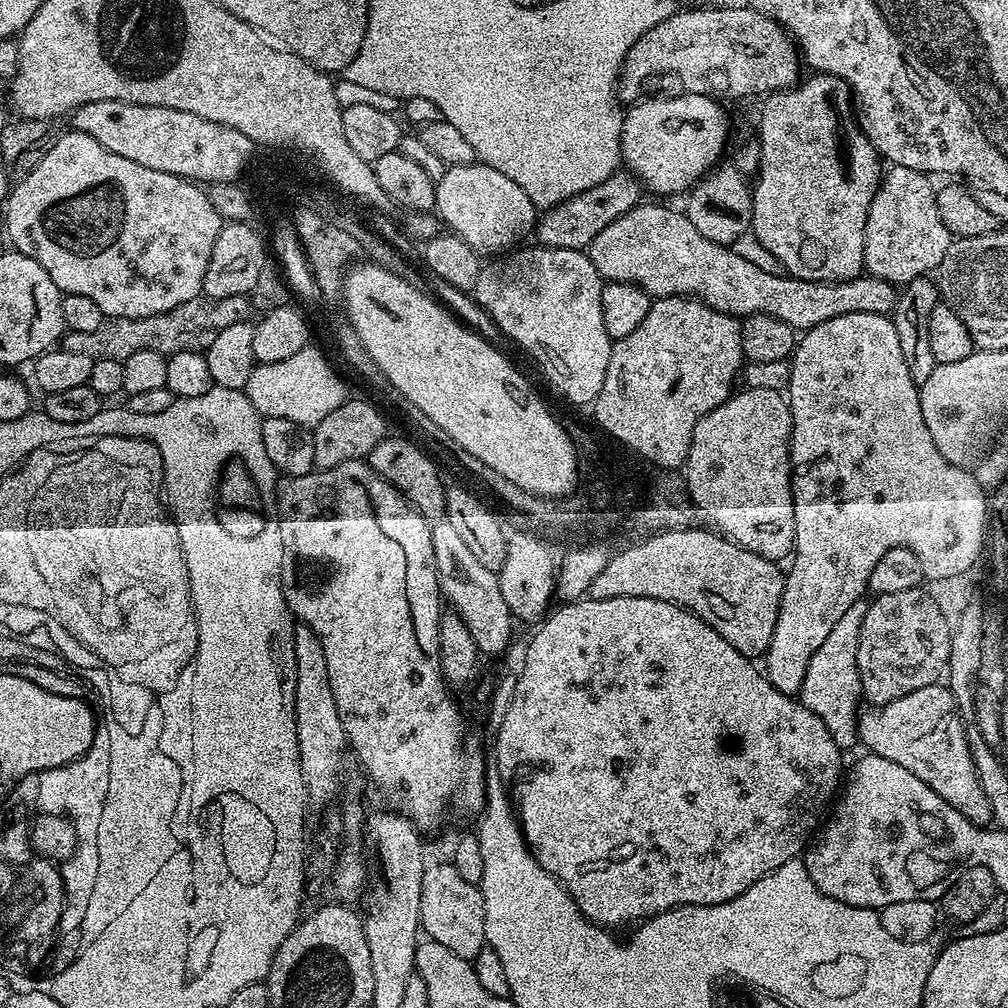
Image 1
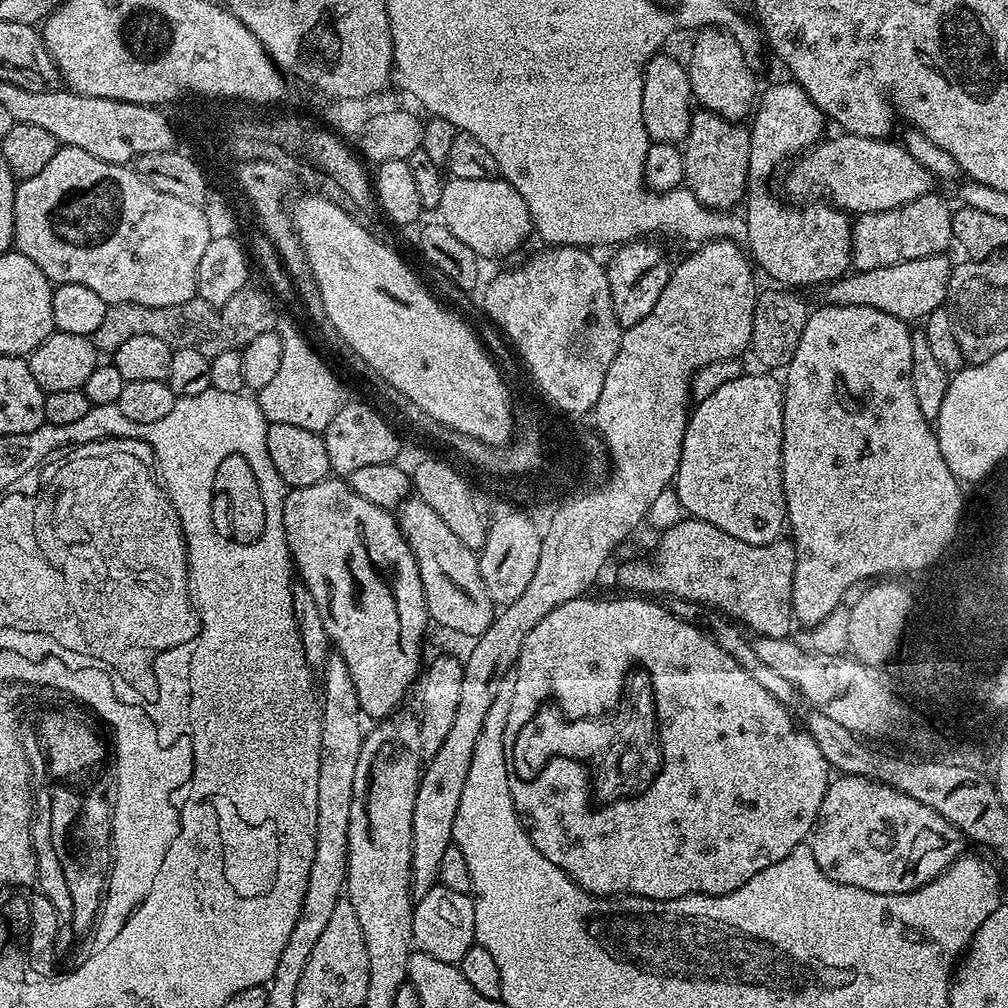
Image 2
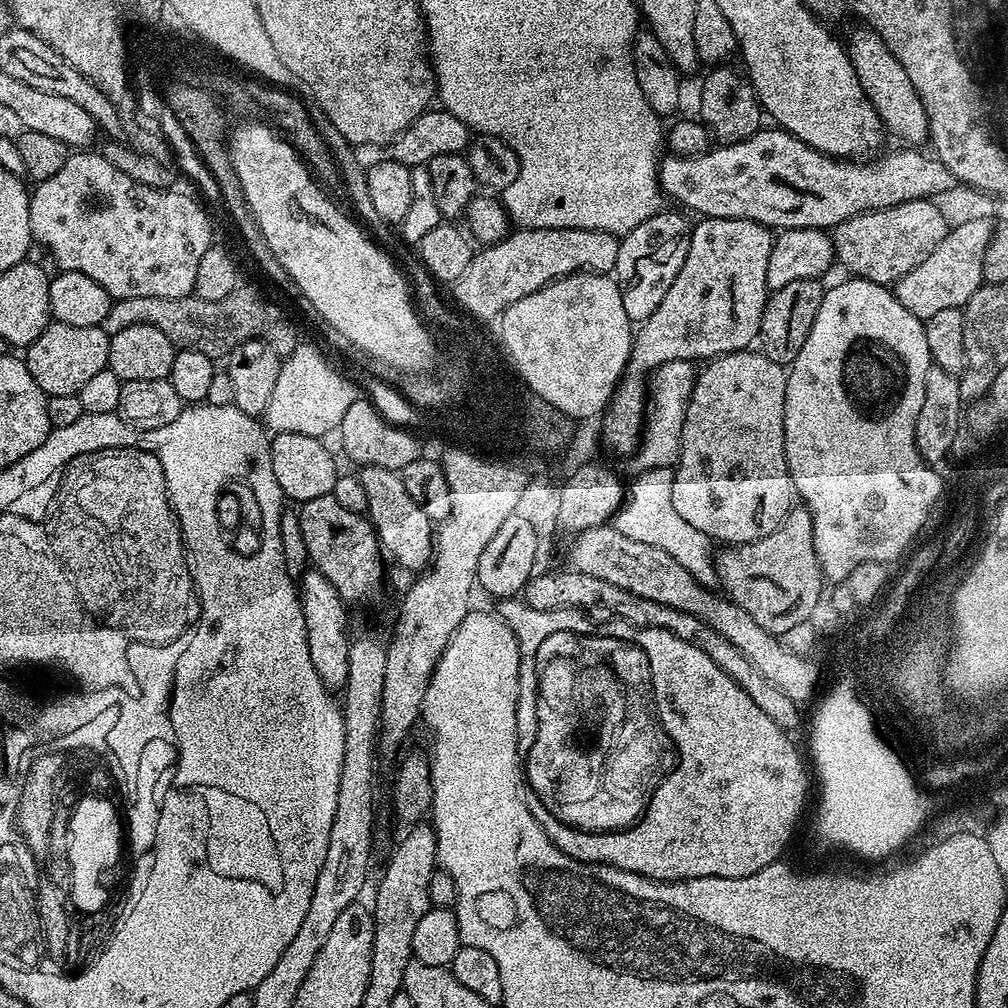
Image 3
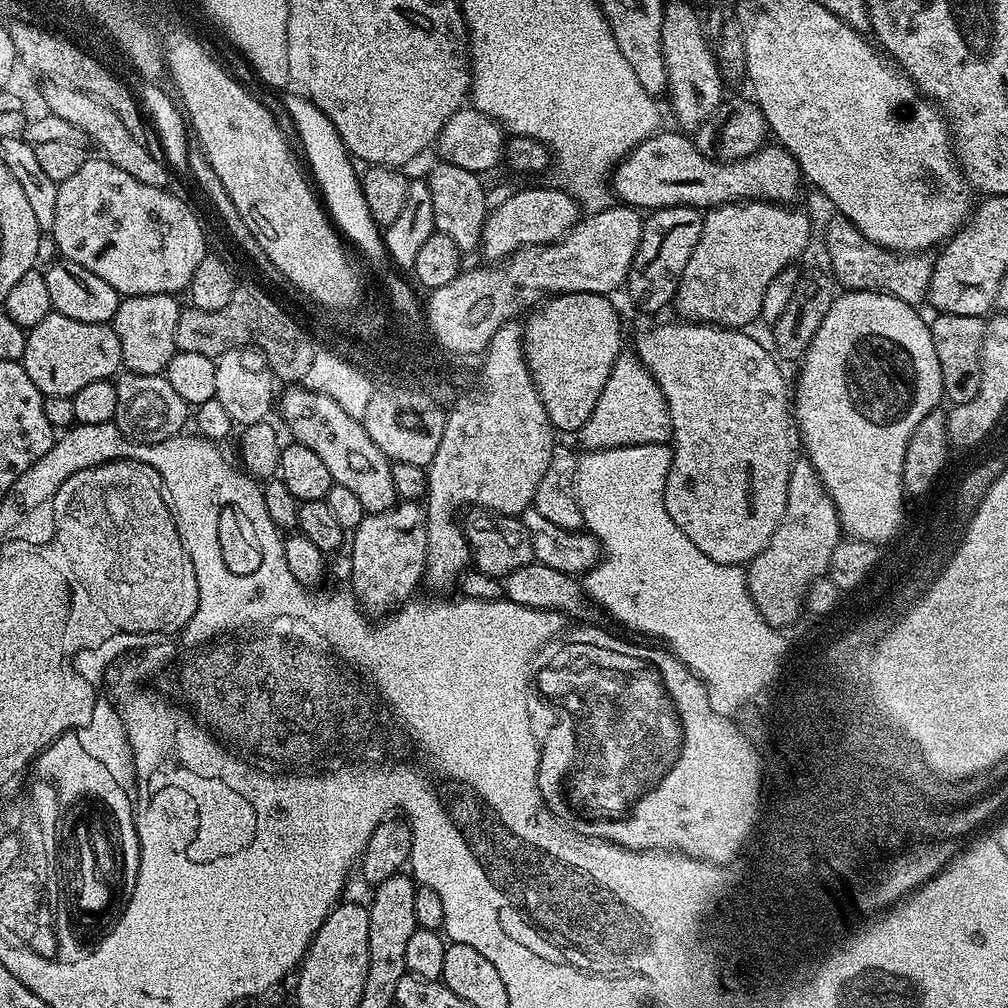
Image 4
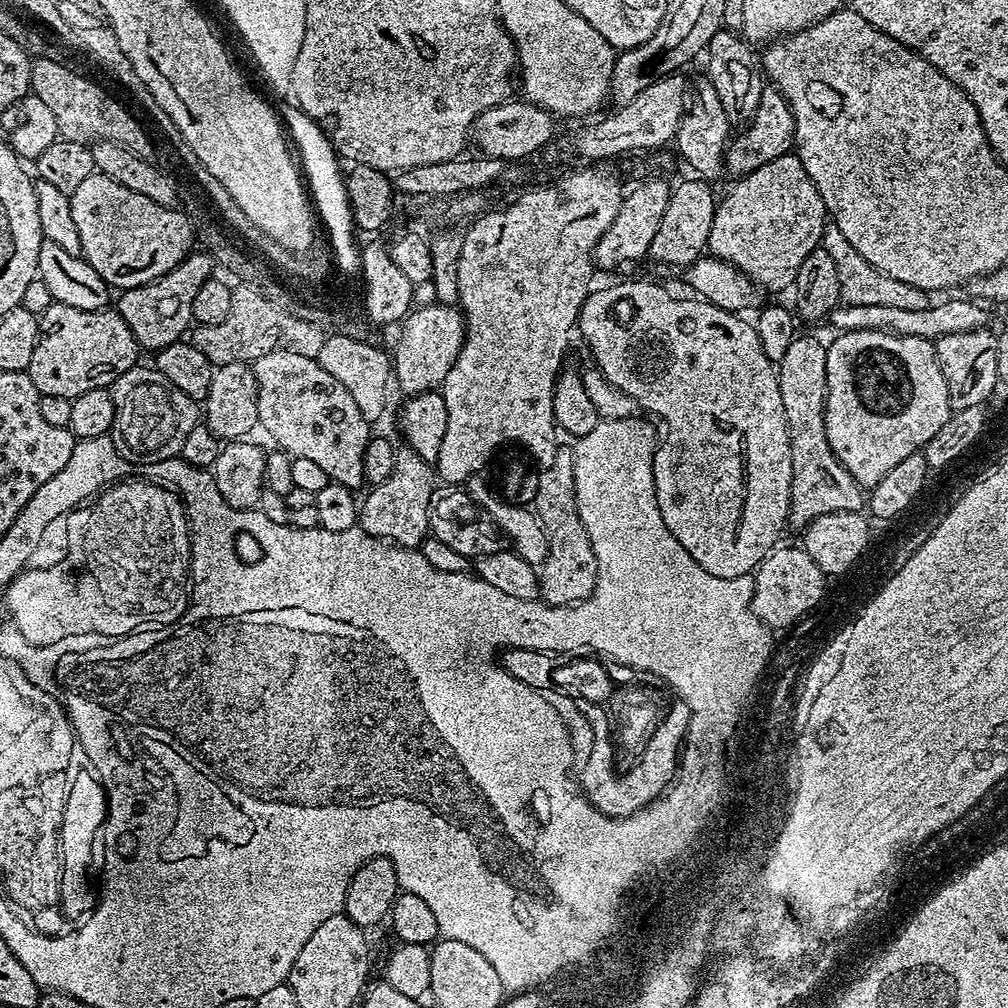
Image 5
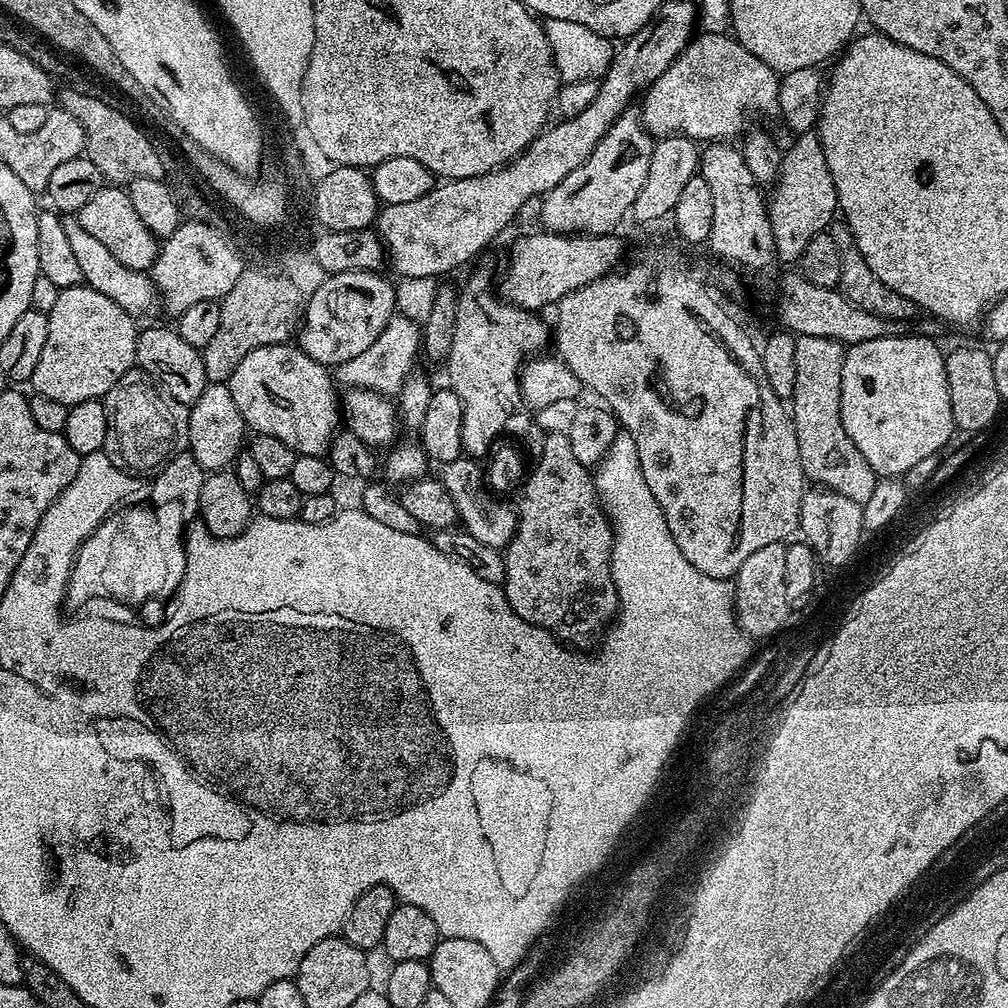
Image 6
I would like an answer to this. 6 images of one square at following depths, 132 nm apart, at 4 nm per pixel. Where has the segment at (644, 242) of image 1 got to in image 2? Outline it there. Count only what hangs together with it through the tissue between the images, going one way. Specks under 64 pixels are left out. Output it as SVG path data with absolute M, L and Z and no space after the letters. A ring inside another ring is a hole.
M941 254L898 262L894 266L882 266L878 270L853 271L839 280L833 280L823 289L823 303L834 306L870 306L905 322L923 321L948 299L948 283L954 267L953 261L948 261L948 258Z

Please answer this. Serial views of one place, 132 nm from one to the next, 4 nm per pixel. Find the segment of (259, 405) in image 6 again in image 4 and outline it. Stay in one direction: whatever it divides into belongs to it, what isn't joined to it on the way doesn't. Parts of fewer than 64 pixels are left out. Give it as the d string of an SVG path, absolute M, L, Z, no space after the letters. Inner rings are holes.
M292 386L284 397L279 397L278 412L284 419L286 427L292 431L291 439L298 444L310 446L326 470L330 470L333 484L347 486L364 507L365 513L381 512L397 503L394 490L392 464L387 456L370 442L370 434L366 434L363 423L357 417L346 414L338 402L334 402L325 392L315 392L307 386Z

